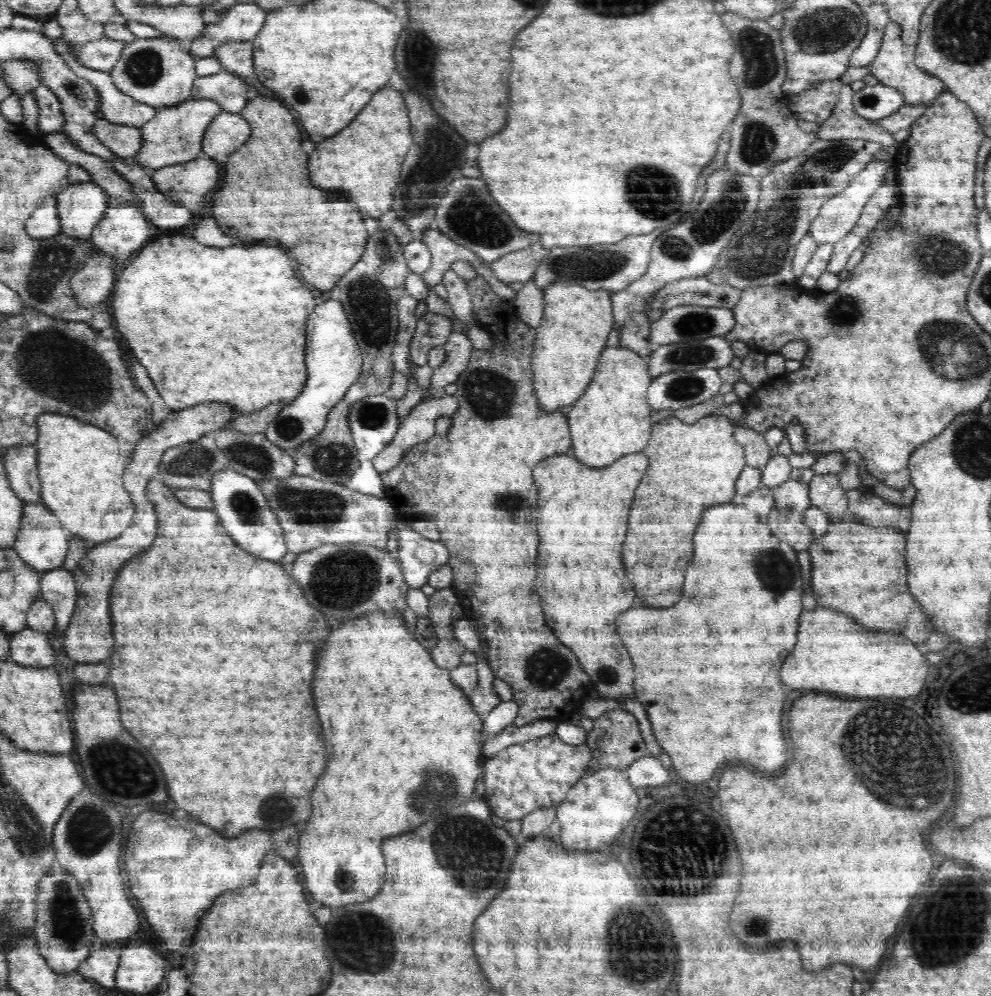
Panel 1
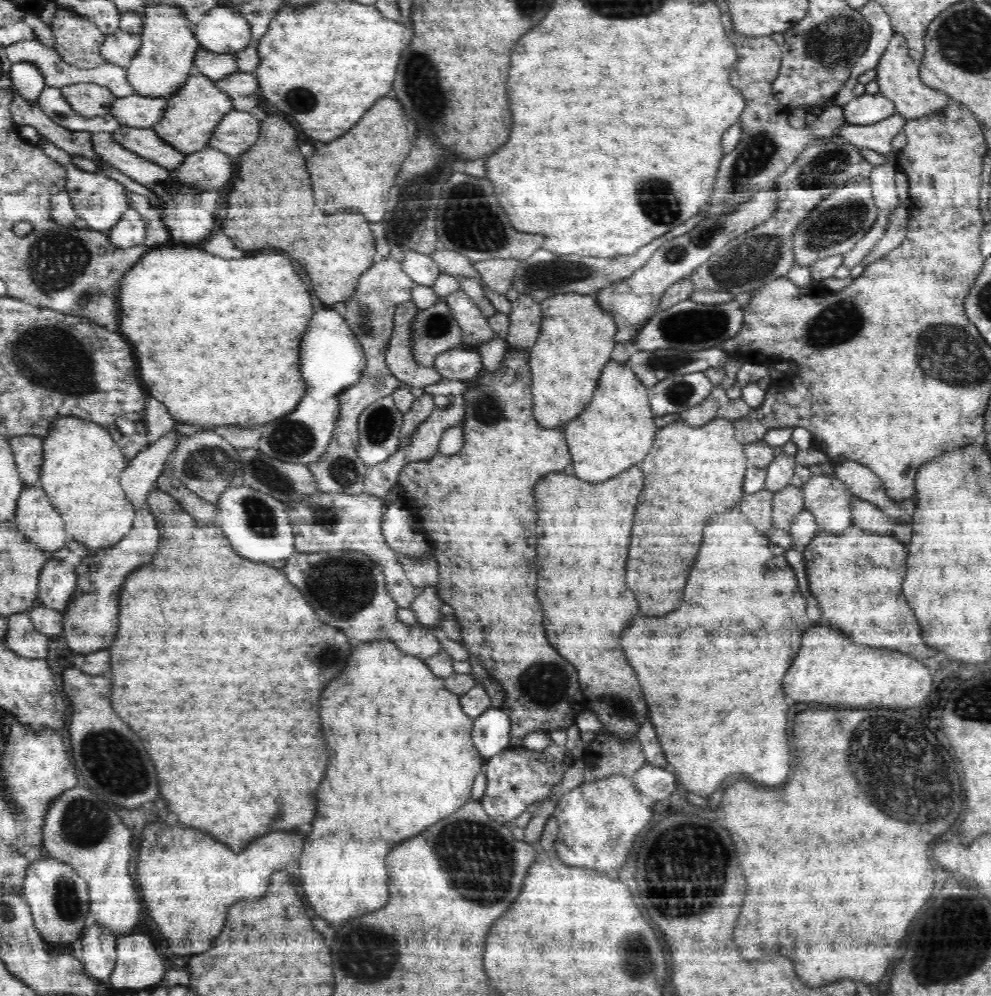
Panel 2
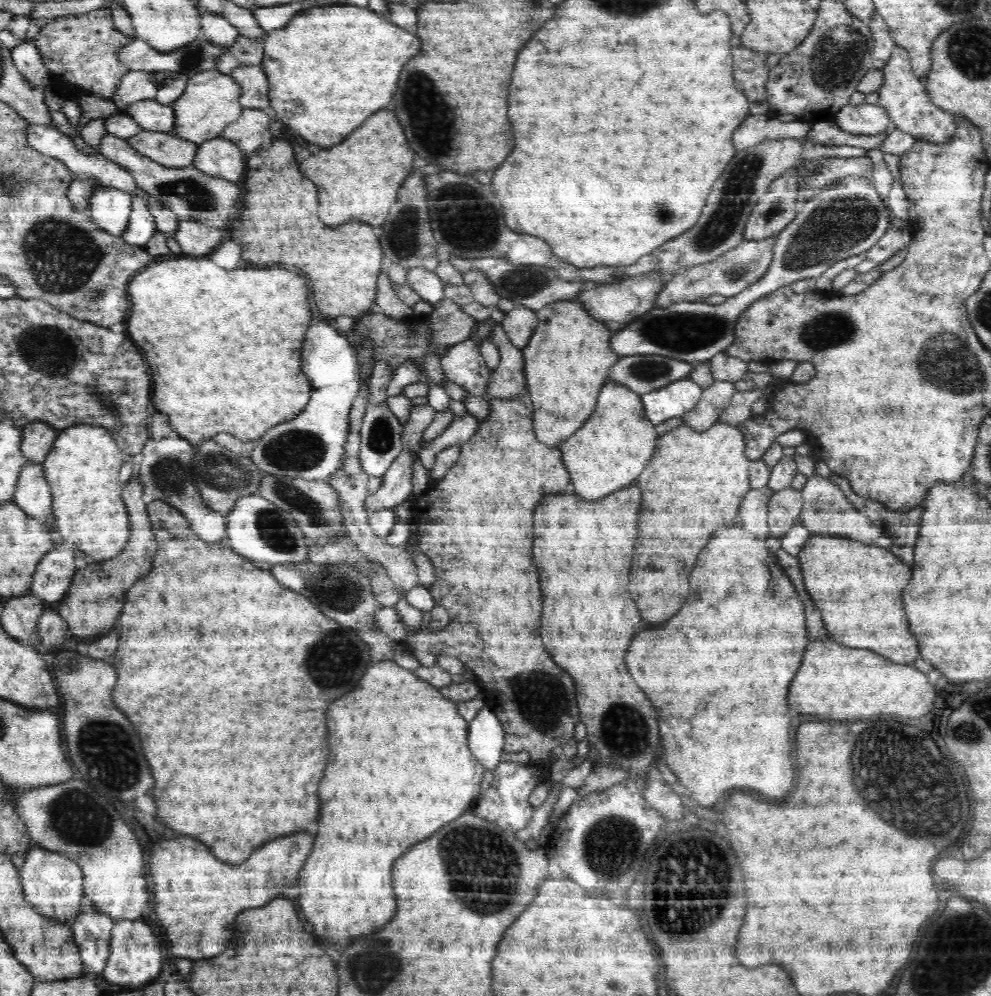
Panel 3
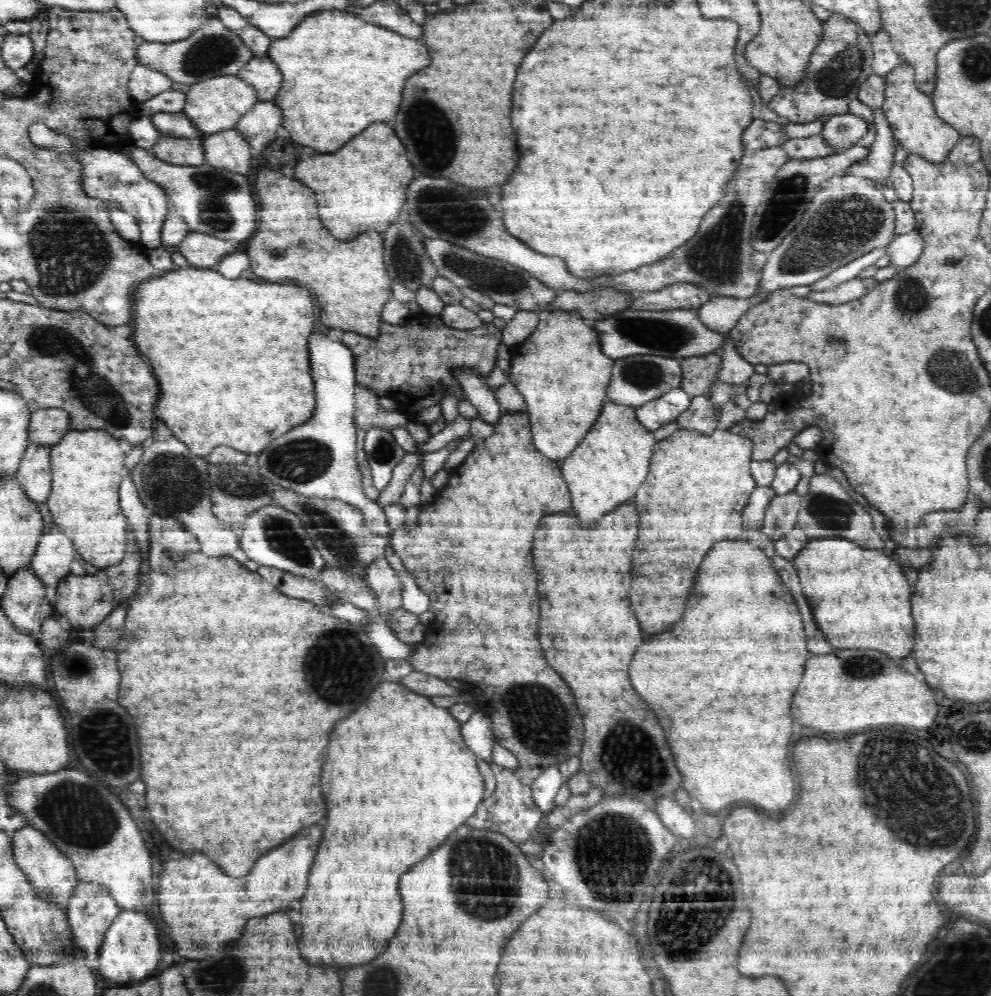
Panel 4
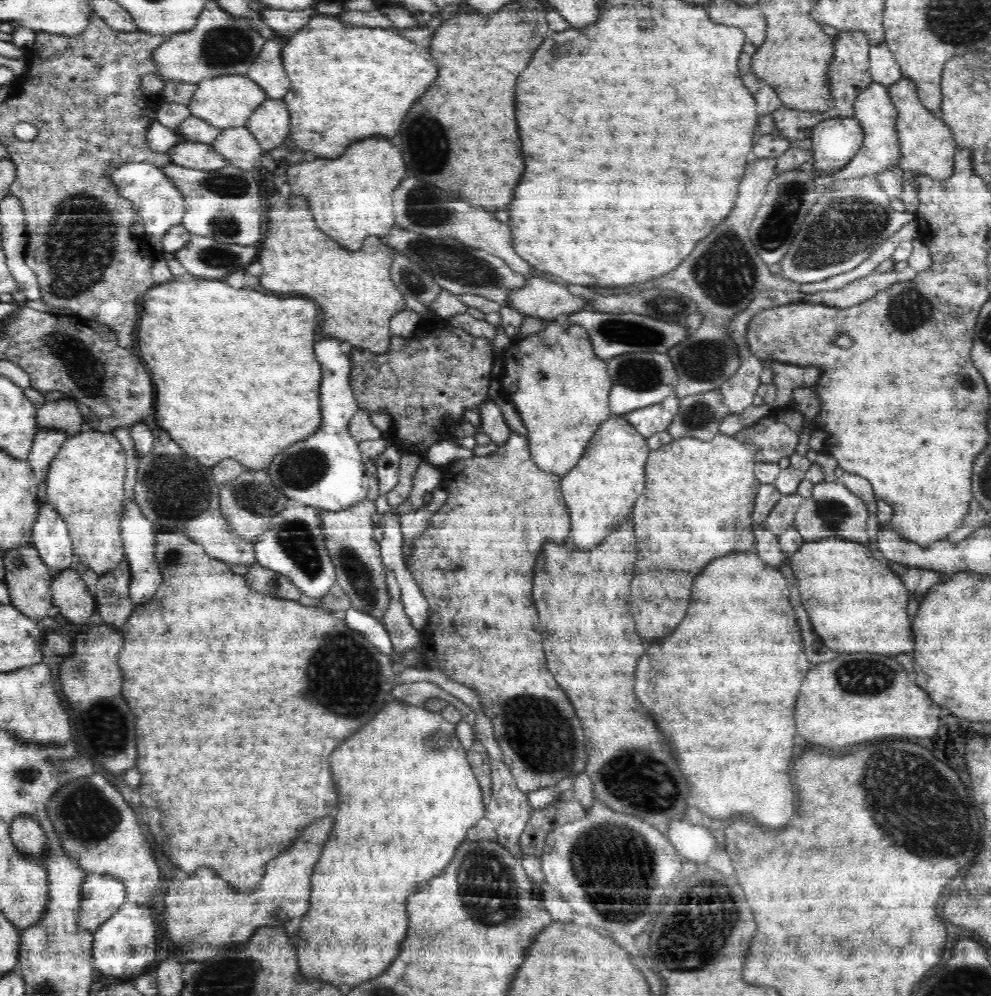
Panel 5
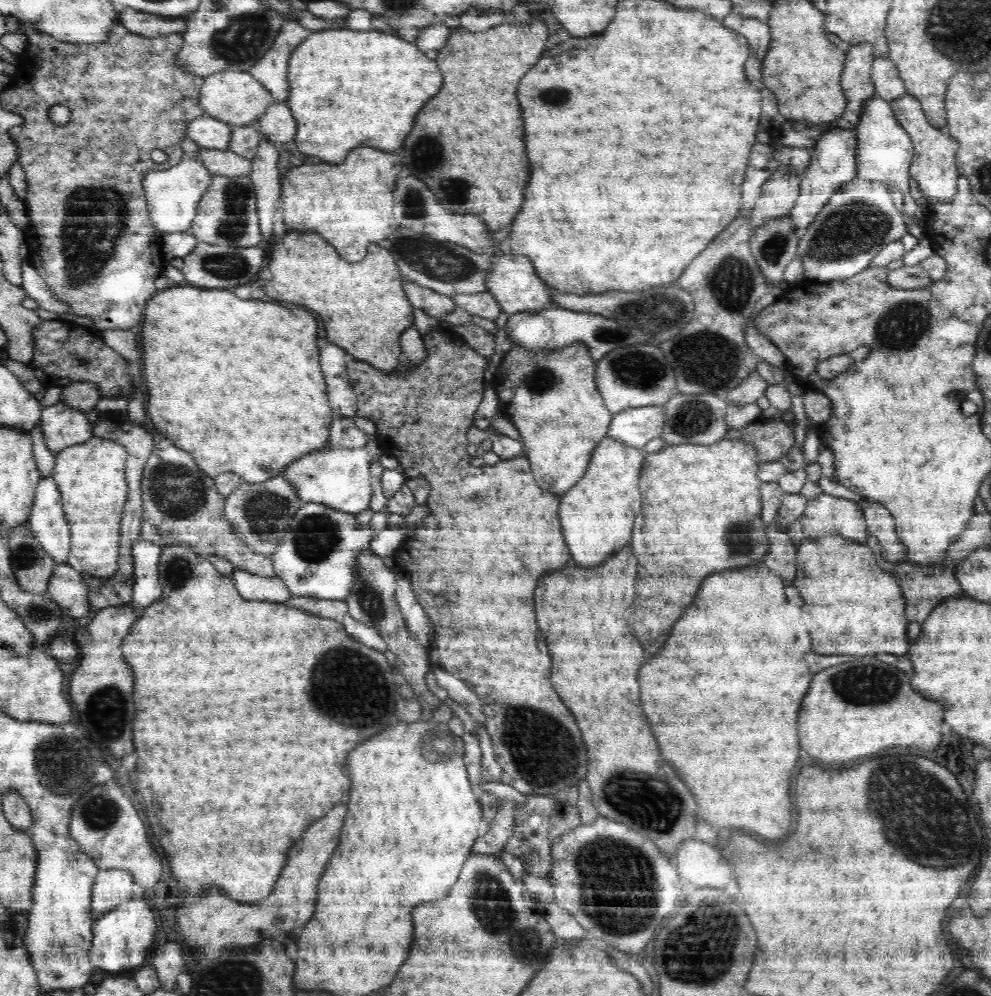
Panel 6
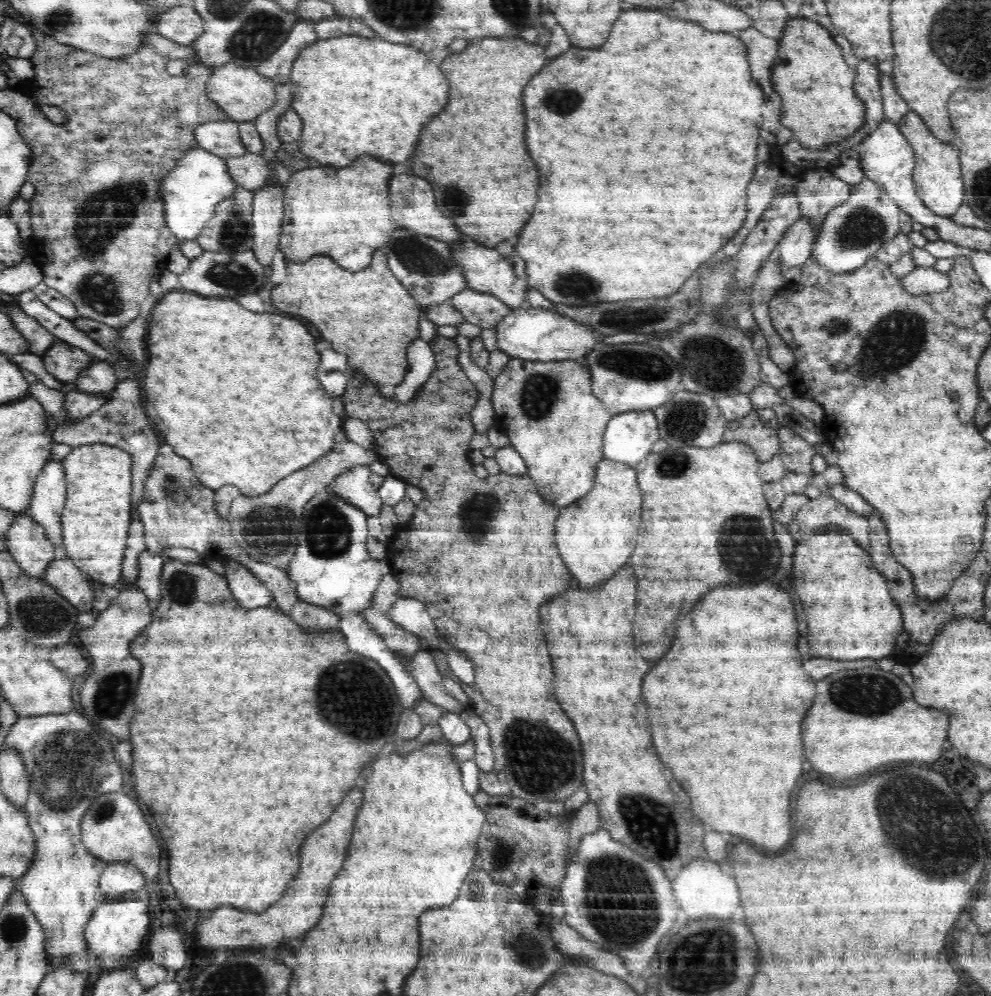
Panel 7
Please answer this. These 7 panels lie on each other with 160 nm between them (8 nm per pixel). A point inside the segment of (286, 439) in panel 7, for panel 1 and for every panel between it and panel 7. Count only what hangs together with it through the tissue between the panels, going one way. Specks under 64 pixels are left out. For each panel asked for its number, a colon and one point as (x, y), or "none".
1: (209, 324)
2: (218, 341)
3: (224, 347)
4: (231, 356)
5: (236, 377)
6: (236, 383)

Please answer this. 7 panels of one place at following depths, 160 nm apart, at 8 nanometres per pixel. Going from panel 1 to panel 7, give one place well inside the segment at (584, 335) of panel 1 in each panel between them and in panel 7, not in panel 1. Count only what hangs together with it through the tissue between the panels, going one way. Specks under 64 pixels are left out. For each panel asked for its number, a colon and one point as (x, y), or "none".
2: (576, 339)
3: (569, 355)
4: (560, 369)
5: (560, 388)
6: (561, 416)
7: (553, 419)

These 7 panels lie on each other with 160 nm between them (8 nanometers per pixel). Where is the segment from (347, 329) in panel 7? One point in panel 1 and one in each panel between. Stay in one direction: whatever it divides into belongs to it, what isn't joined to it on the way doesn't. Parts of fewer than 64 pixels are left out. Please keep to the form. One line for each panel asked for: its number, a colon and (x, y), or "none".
1: (265, 195)
2: (271, 204)
3: (279, 225)
4: (350, 281)
5: (354, 289)
6: (362, 304)

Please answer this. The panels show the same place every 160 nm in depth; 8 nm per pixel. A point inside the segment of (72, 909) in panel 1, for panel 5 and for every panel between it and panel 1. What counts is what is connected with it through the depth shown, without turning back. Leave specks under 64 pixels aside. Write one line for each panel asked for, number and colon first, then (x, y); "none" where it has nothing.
2: (58, 899)
3: (53, 884)
4: (49, 872)
5: (30, 839)

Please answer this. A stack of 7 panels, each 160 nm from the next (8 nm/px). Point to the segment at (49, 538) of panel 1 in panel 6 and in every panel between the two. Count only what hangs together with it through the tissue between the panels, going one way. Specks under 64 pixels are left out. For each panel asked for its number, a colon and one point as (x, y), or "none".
2: (37, 520)
3: (33, 495)
4: (34, 476)
5: (47, 443)
6: (62, 427)

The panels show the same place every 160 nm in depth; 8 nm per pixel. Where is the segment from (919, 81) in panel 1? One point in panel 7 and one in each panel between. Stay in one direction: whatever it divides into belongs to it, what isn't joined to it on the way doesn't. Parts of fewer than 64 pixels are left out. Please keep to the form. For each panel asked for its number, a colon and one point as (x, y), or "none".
2: (898, 76)
3: (903, 95)
4: (915, 125)
5: (927, 146)
6: (934, 167)
7: (937, 176)

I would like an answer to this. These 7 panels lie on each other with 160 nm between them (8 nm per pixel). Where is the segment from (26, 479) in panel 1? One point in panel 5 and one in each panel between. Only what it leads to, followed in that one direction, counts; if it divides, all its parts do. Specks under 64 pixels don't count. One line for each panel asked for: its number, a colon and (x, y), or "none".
2: (27, 450)
3: (37, 438)
4: (47, 427)
5: (62, 415)

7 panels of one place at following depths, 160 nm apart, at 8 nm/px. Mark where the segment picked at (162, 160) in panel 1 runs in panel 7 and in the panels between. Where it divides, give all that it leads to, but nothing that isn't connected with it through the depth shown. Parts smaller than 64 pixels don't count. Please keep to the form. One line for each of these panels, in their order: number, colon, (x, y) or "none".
2: (189, 118)
3: (211, 99)
4: (214, 105)
5: (225, 102)
6: (236, 98)
7: (242, 93)

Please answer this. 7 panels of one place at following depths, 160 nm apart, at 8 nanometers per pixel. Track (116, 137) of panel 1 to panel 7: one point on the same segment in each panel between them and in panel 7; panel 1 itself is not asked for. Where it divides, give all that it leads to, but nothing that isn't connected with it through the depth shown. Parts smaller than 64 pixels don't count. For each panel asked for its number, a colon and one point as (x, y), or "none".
2: (143, 142)
3: (164, 148)
4: (179, 151)
5: (198, 156)
6: (222, 163)
7: (252, 172)

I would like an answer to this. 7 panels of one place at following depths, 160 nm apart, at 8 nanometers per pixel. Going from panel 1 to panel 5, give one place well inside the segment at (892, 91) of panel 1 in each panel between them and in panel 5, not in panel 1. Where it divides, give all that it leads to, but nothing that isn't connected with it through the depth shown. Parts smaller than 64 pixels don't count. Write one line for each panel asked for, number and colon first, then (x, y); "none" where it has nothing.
2: (865, 109)
3: (866, 118)
4: (844, 131)
5: (835, 141)

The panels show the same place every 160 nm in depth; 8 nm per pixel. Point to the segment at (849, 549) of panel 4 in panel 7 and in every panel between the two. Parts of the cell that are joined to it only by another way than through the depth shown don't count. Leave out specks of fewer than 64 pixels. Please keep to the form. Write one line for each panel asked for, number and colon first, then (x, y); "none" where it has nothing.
5: (855, 603)
6: (851, 607)
7: (850, 615)

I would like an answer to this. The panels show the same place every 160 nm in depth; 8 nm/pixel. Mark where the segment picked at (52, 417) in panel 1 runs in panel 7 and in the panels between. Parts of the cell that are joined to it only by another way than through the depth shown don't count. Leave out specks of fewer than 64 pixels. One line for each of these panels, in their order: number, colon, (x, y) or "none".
2: (81, 463)
3: (82, 466)
4: (86, 465)
5: (85, 483)
6: (91, 477)
7: (96, 518)

